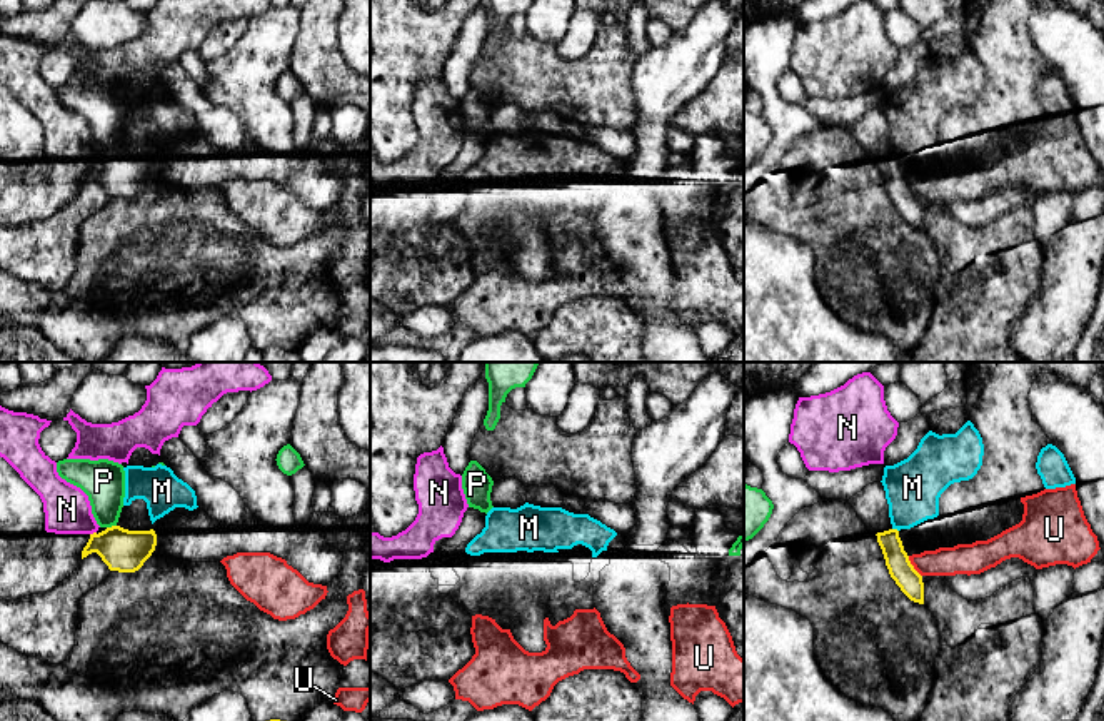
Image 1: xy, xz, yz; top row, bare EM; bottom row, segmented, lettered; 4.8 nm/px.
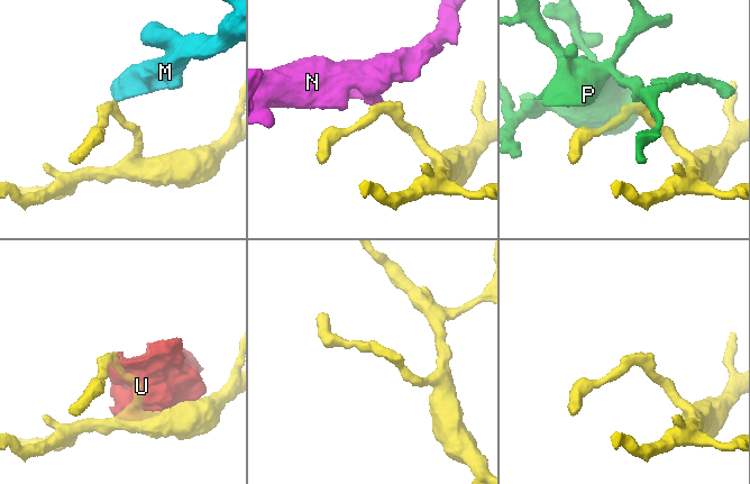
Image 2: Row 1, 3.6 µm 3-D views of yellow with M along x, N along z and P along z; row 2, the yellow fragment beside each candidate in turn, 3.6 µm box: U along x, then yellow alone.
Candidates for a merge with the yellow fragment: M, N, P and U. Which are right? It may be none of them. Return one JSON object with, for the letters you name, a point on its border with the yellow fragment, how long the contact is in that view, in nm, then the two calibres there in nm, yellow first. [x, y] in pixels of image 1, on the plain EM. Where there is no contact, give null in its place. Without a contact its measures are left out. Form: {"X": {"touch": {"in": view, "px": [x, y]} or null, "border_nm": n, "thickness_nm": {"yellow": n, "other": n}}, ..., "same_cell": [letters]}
{"same_cell": []}

